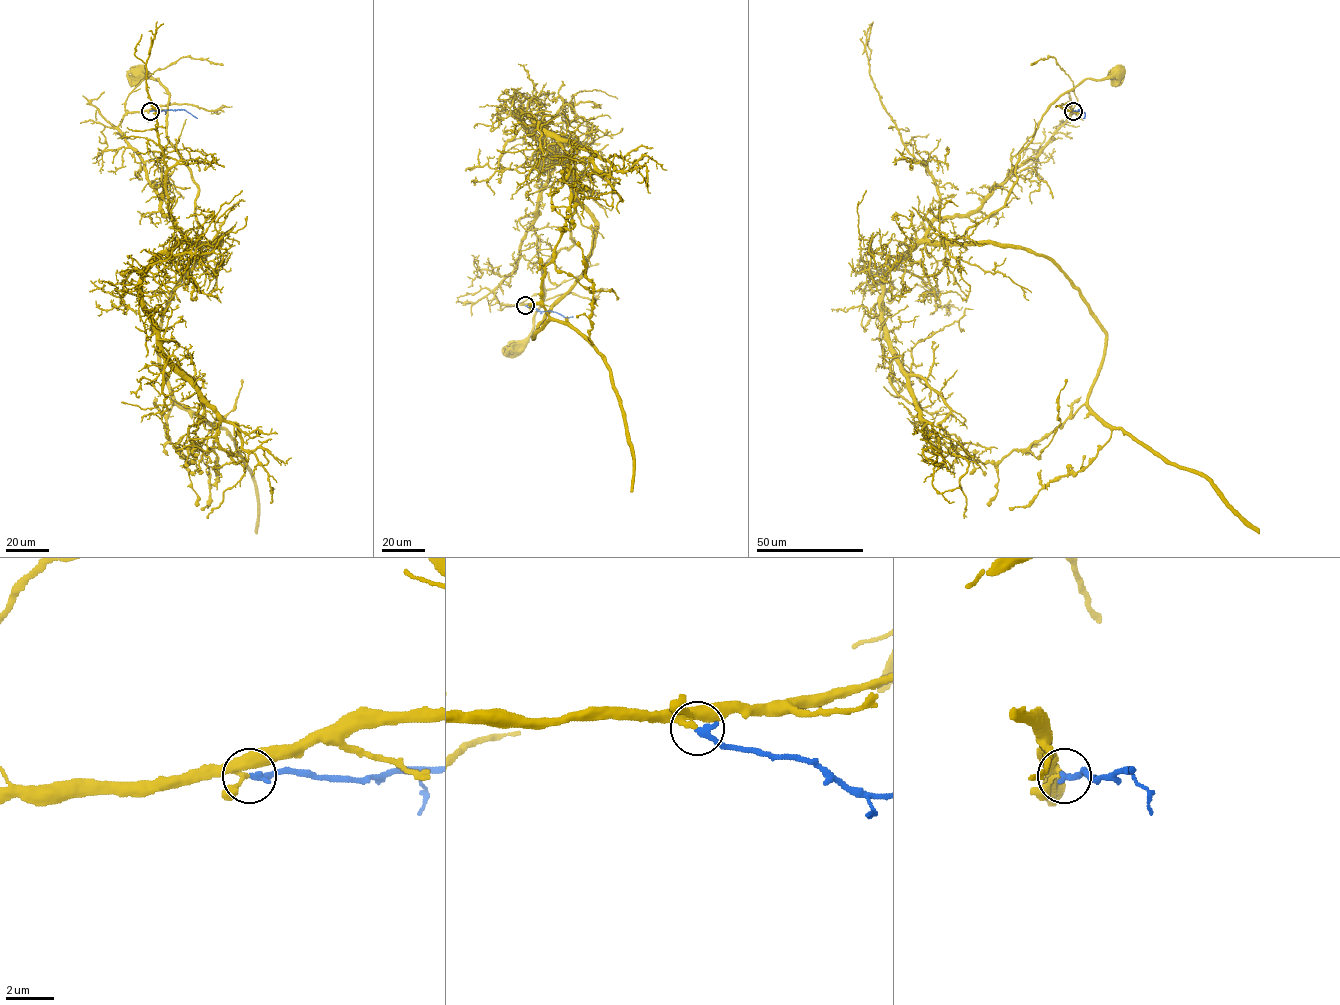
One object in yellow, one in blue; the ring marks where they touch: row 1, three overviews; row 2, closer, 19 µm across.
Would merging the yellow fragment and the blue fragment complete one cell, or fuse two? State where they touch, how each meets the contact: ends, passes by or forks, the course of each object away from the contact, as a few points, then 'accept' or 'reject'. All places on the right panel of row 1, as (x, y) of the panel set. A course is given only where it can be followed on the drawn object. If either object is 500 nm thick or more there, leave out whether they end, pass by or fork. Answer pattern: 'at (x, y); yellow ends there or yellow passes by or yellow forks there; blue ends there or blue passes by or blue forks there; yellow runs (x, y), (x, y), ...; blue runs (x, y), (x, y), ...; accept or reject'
at (1073, 111); yellow forks there; blue ends there; yellow runs (1073, 111), (975, 209), (936, 220), (927, 237), (1047, 257), (1105, 334), (1089, 407), (1199, 471), (1259, 534); blue runs (1073, 111), (1081, 110), (1085, 113), (1083, 118); accept

